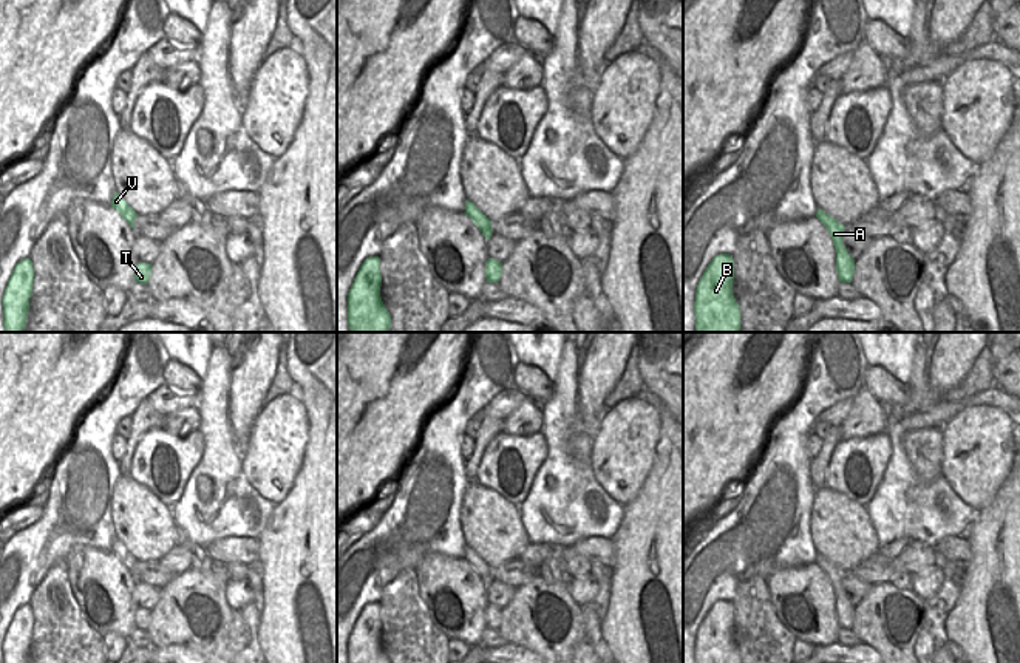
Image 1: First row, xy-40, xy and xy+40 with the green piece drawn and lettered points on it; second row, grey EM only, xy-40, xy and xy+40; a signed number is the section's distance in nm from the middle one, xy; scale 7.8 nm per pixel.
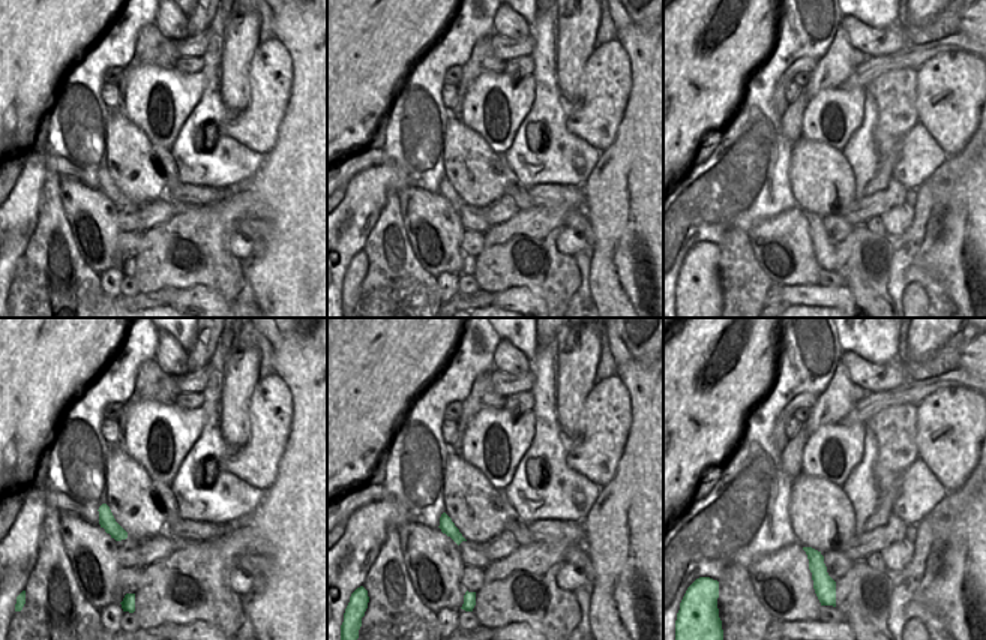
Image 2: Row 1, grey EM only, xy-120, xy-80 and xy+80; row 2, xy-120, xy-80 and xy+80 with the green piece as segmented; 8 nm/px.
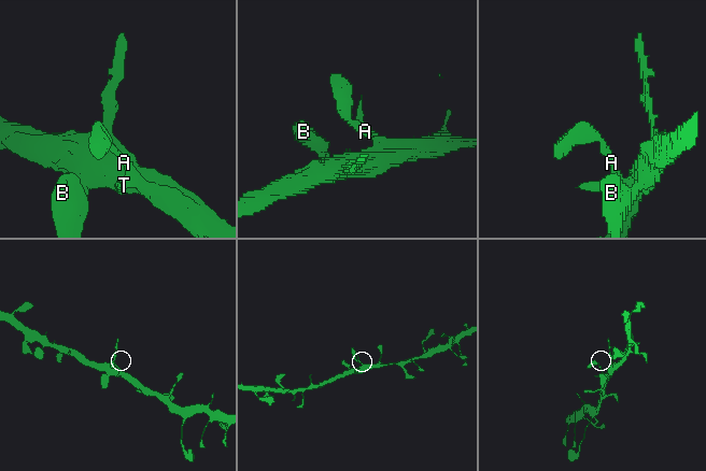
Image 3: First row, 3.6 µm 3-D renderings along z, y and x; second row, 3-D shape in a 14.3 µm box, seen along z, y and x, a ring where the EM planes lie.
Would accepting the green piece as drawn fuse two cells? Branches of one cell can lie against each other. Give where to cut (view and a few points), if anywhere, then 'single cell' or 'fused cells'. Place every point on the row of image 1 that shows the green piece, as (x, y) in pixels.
no cut | single cell

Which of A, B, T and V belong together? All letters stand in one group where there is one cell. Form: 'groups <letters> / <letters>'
groups A B T V

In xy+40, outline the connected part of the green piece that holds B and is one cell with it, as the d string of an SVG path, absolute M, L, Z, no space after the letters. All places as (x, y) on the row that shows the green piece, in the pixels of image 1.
M733 255L714 257L695 289L695 332L740 331L740 309L733 295L733 281Z

